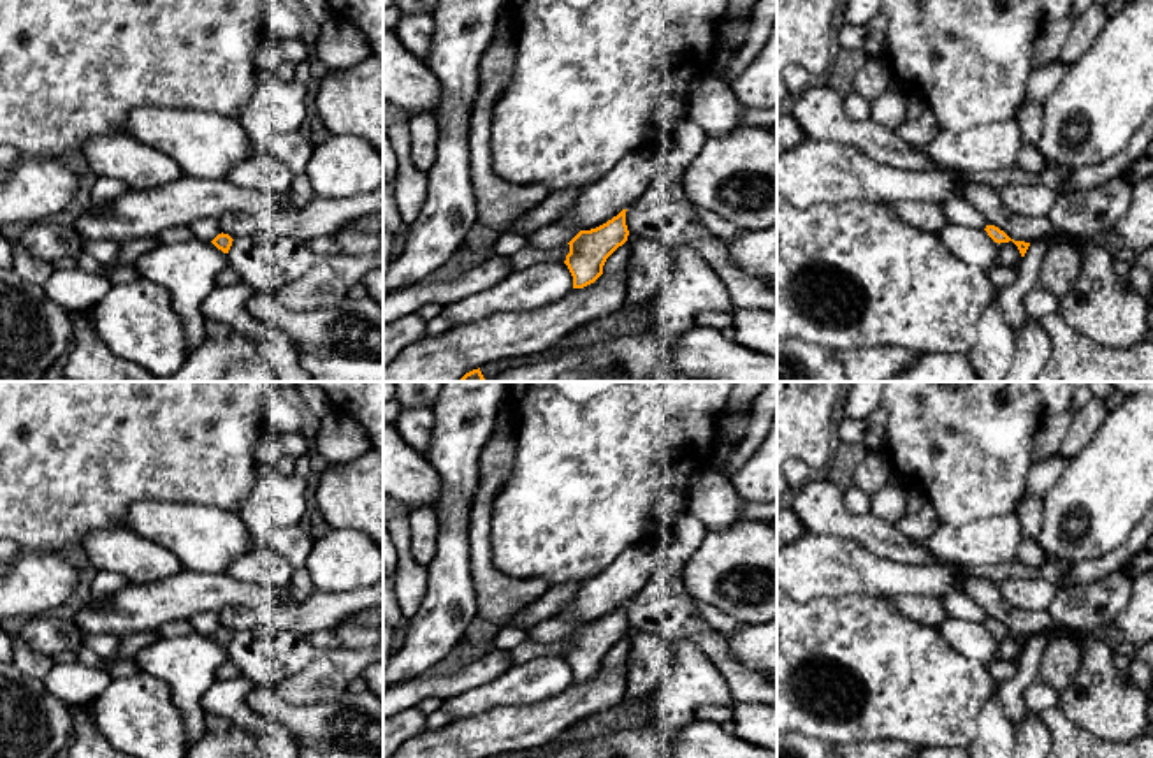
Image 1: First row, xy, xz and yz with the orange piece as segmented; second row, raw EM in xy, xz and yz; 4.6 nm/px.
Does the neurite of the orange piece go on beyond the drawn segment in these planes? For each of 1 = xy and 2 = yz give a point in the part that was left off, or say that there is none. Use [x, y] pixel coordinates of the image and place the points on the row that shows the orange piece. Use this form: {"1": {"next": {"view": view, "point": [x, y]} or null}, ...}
{"1": {"next": null}, "2": {"next": null}}

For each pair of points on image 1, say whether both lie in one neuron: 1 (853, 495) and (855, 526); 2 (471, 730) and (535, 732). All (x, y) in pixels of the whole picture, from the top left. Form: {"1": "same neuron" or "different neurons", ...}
{"1": "different neurons", "2": "same neuron"}

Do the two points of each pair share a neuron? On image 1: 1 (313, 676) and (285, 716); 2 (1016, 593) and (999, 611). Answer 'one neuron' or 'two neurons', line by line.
1: two neurons
2: two neurons

